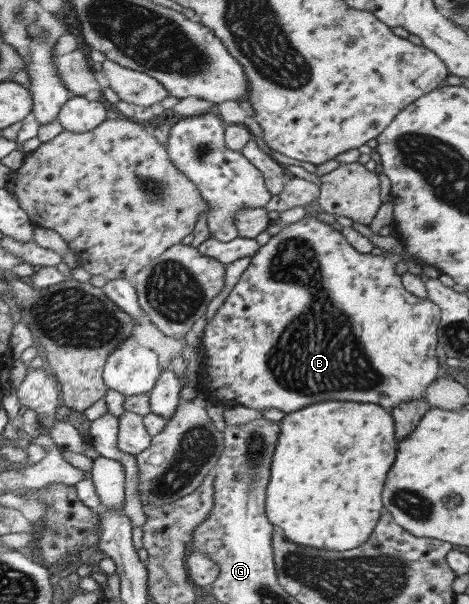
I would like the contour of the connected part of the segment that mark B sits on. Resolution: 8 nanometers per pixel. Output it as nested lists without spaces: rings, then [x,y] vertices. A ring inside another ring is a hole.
[[[315,217],[302,218],[281,229],[280,234],[272,235],[270,241],[258,250],[258,255],[251,259],[251,264],[203,331],[202,343],[206,360],[203,362],[196,390],[206,393],[212,402],[223,407],[242,405],[258,411],[270,407],[283,411],[286,415],[315,403],[327,401],[373,403],[383,408],[392,408],[409,399],[425,398],[427,387],[437,378],[438,363],[434,347],[437,343],[439,307],[433,301],[420,299],[403,288],[401,277],[395,273],[395,266],[398,261],[404,259],[404,255],[388,253],[384,256],[384,254],[374,256],[370,253],[356,252],[355,248],[344,240],[342,233],[330,229],[328,223],[322,223]]]

